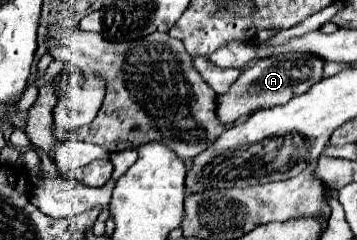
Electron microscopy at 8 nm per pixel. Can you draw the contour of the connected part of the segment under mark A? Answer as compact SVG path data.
M281 53L277 57L259 59L257 63L245 67L241 77L233 83L233 89L225 95L217 97L217 115L227 125L237 119L255 113L257 109L267 109L273 105L283 105L295 95L303 95L309 87L313 87L323 77L325 61L313 53Z

